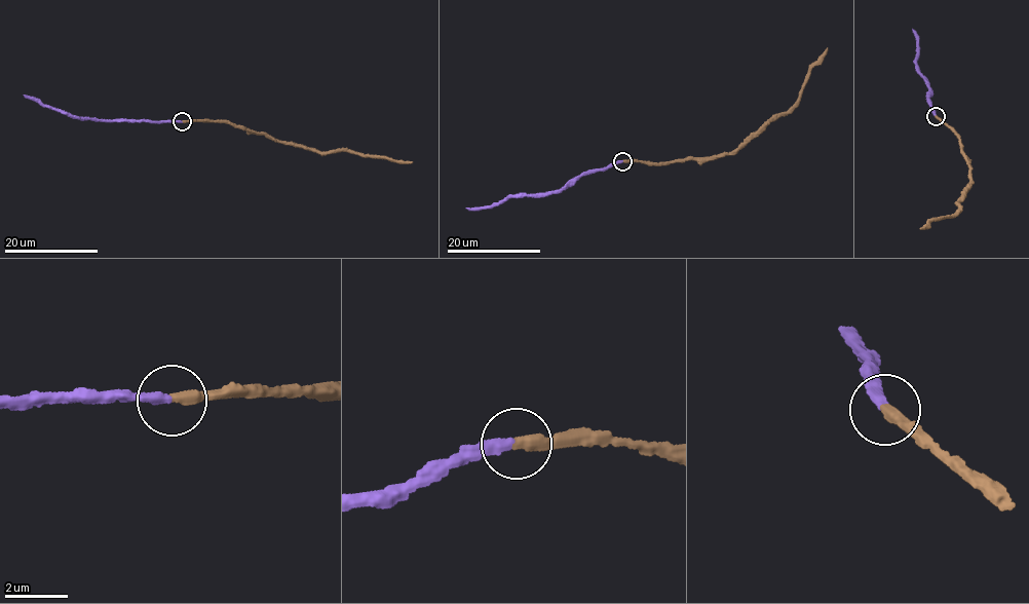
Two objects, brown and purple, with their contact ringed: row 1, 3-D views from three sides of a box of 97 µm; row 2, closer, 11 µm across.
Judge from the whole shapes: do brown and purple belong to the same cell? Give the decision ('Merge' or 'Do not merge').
Merge

